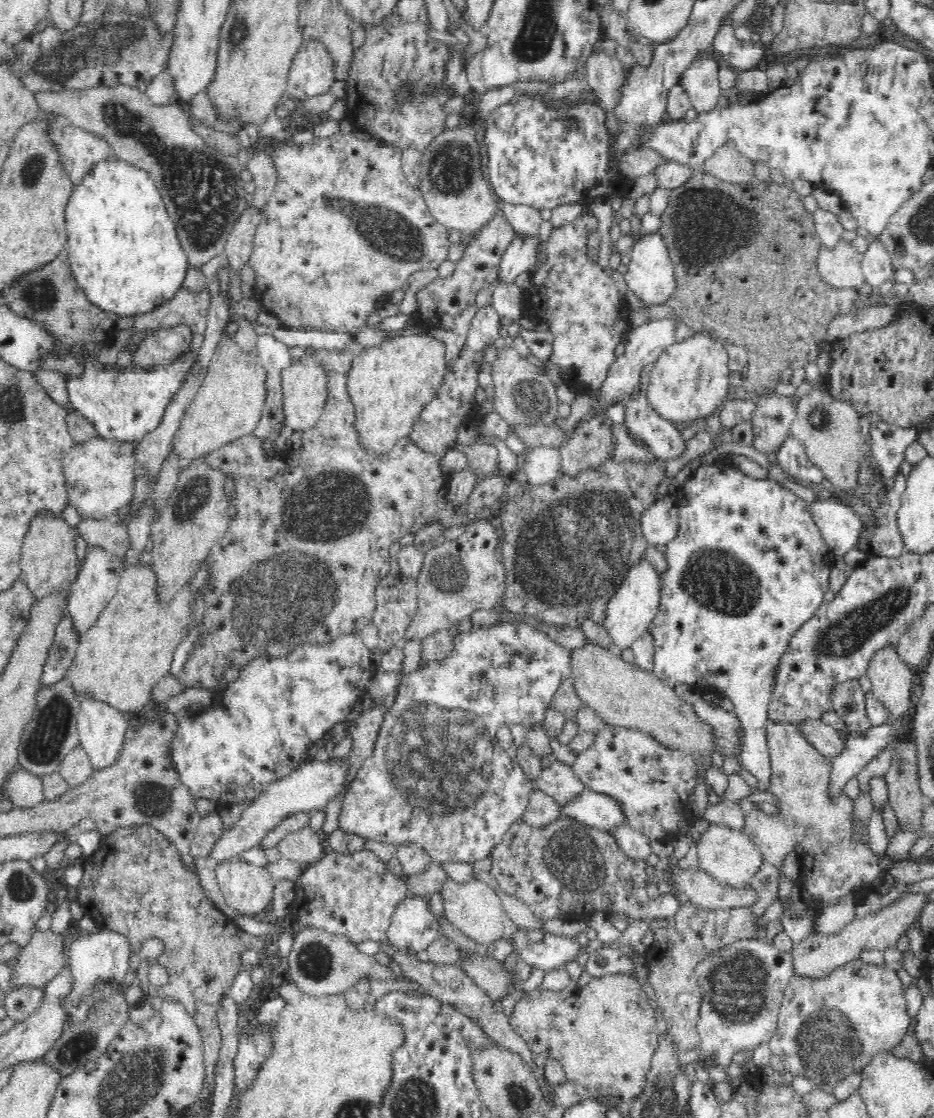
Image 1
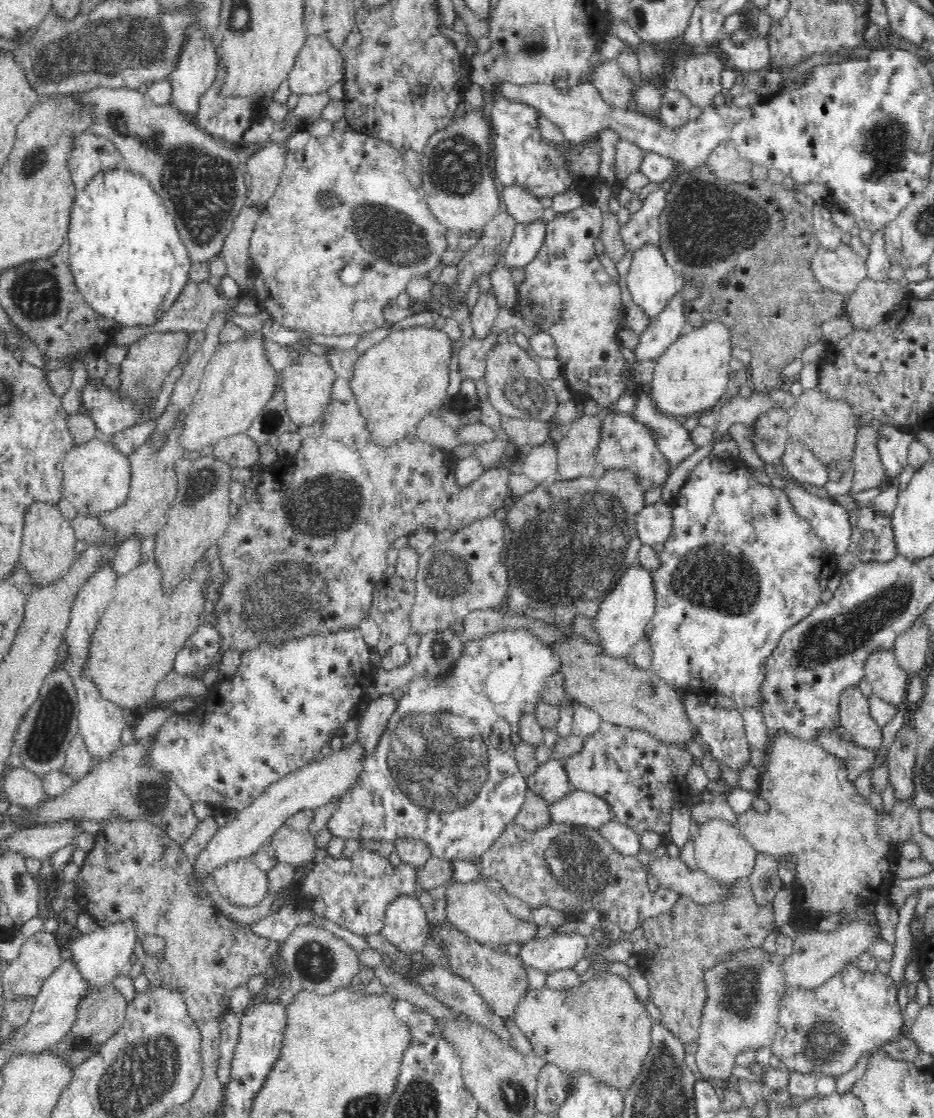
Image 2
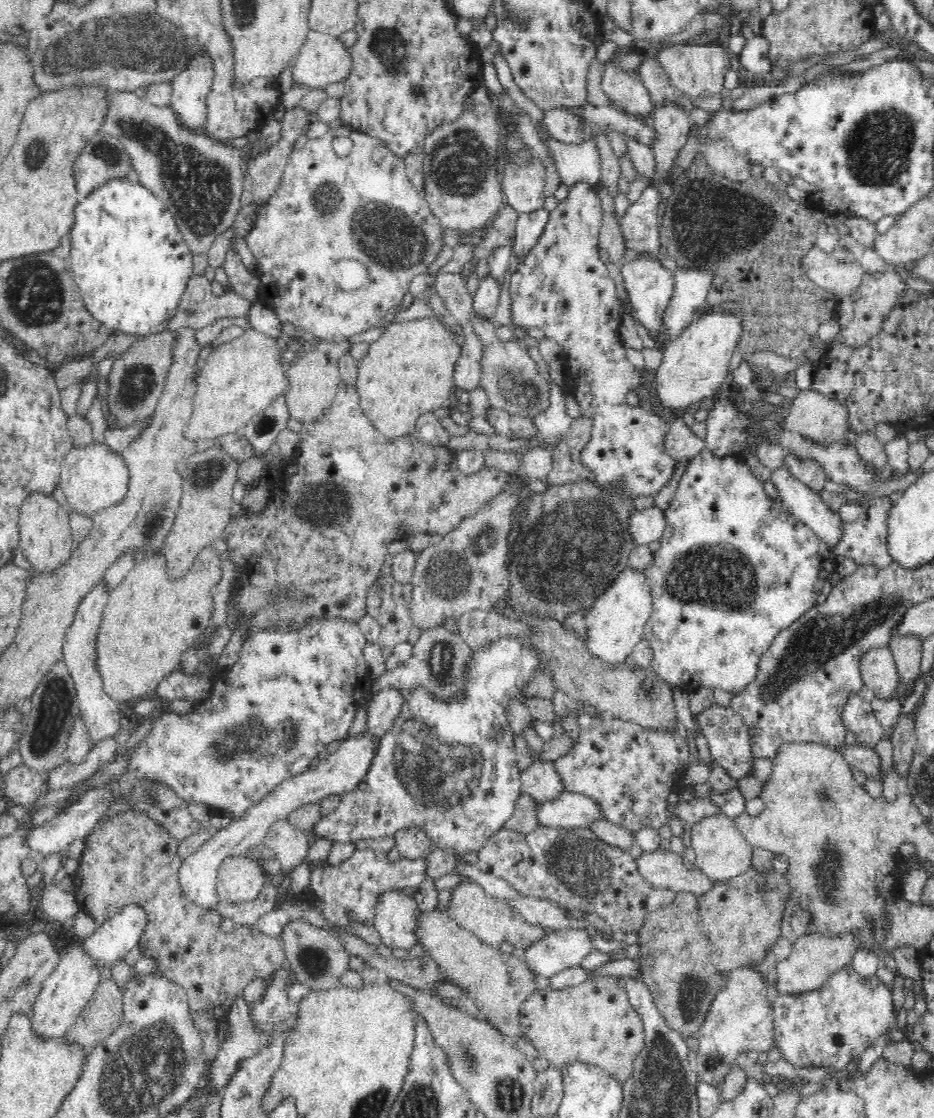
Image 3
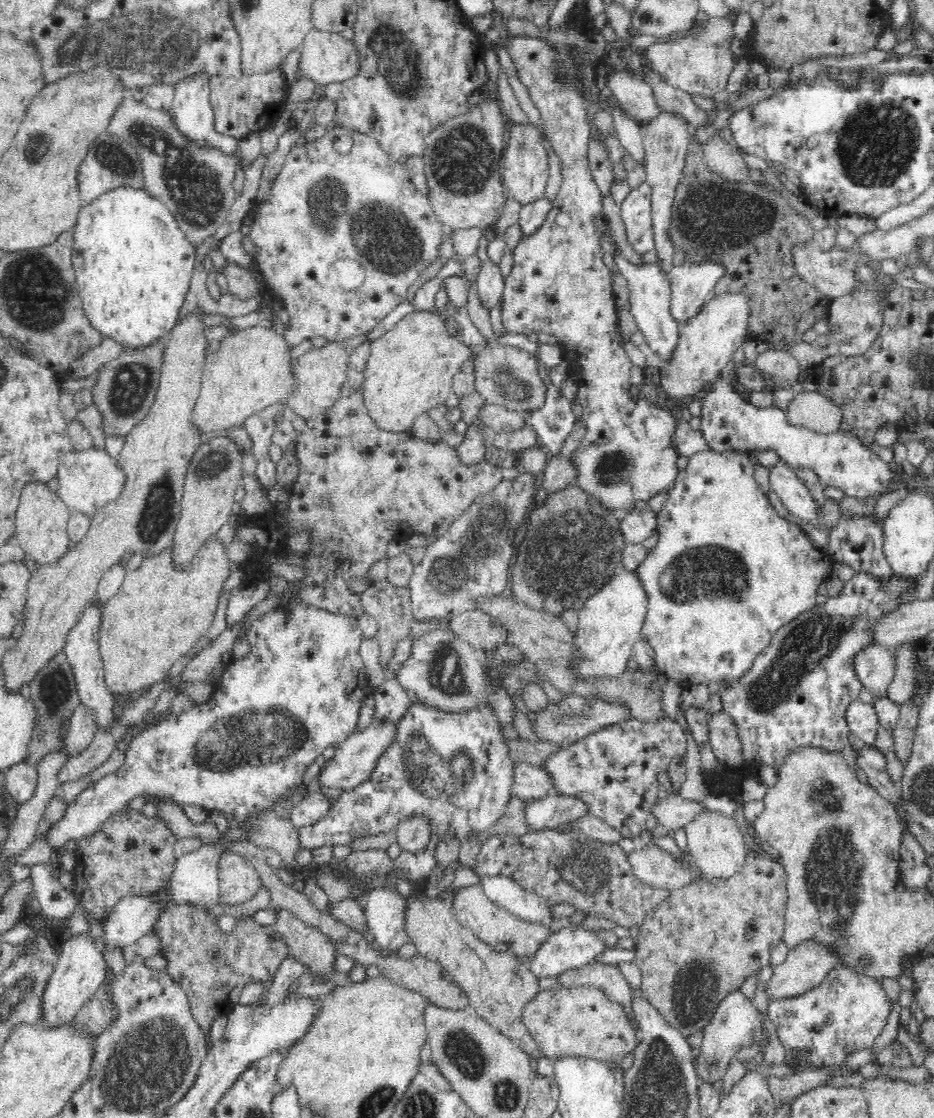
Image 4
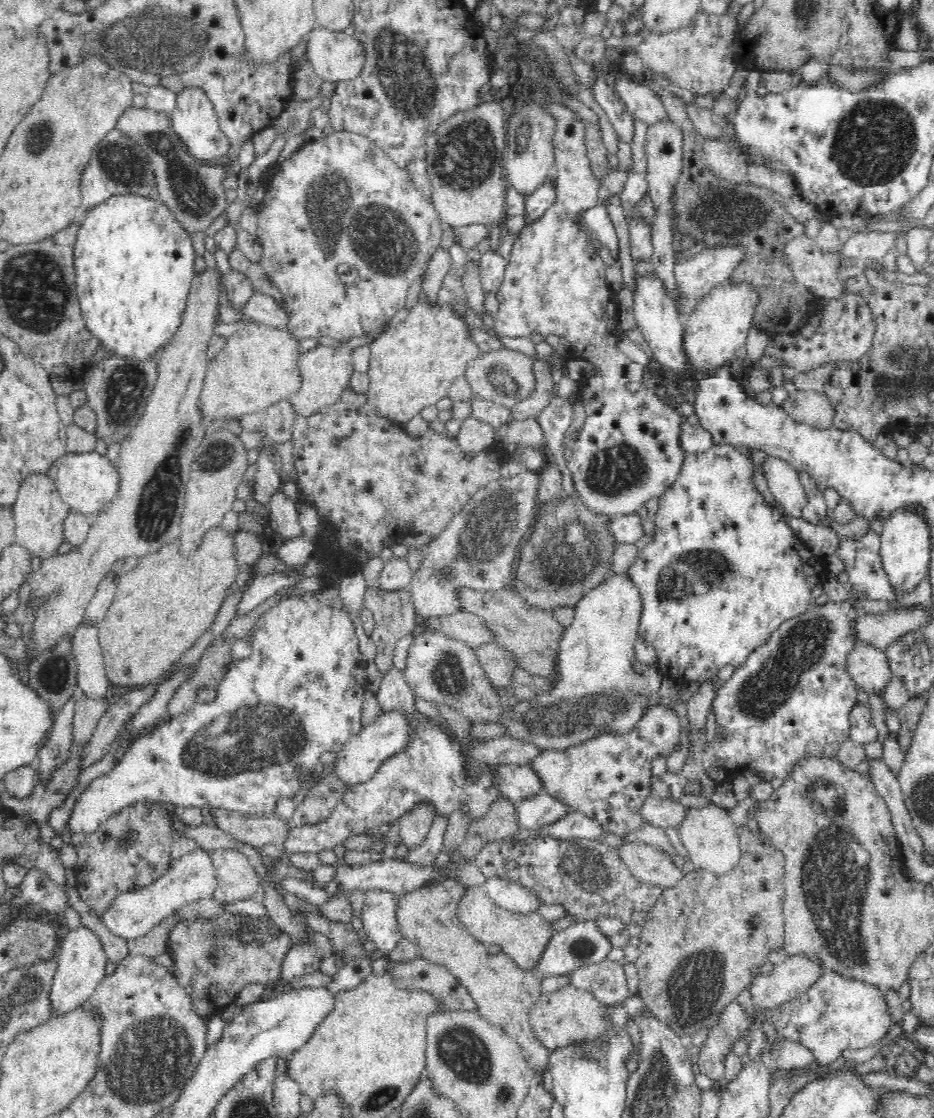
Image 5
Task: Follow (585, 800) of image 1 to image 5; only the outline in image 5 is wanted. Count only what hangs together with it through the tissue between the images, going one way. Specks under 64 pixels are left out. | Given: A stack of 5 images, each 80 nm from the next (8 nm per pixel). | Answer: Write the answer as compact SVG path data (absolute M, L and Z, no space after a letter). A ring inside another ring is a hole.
M548 793L528 795L514 804L515 821L523 830L540 831L547 824L556 822L572 810Z

